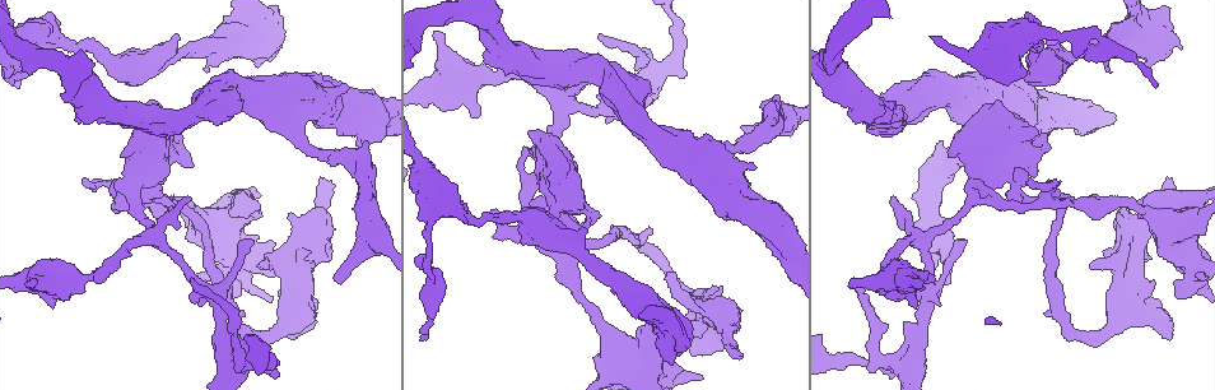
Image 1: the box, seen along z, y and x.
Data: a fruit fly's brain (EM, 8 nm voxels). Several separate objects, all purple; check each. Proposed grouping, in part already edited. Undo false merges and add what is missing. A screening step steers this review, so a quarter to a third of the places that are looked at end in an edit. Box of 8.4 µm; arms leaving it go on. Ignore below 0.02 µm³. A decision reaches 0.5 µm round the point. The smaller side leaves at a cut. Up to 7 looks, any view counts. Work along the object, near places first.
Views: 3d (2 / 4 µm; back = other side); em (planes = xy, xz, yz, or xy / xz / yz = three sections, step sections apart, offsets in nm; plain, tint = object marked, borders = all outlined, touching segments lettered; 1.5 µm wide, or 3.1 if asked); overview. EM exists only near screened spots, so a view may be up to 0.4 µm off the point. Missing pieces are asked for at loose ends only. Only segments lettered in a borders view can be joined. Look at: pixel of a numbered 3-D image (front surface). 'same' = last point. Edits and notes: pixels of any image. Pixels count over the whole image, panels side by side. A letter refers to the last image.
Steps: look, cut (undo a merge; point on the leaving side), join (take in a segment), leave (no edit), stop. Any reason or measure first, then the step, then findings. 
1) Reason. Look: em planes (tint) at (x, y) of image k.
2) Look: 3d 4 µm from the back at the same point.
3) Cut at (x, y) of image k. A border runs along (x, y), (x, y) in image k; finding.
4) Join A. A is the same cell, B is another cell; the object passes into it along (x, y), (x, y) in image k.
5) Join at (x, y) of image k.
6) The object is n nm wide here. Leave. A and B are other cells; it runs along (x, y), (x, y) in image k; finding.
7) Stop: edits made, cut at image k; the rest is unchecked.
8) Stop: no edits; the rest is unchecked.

Stops while still wide. Look: 3d 4 µm from the back at (598, 216) of image 1.

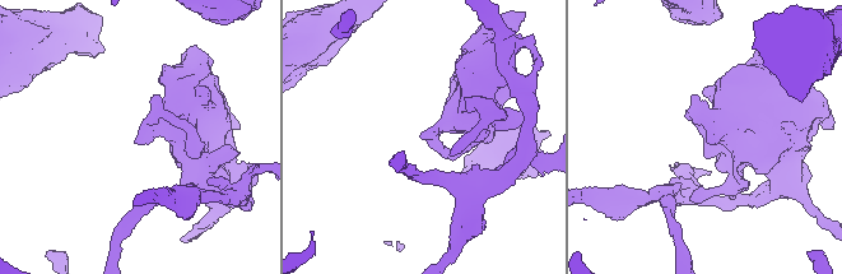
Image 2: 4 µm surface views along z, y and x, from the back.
Look: em planes (borders) at (709, 143) of image 2.

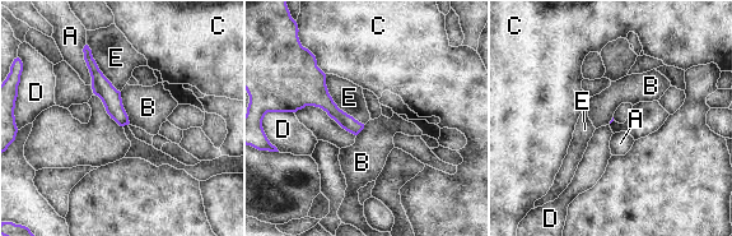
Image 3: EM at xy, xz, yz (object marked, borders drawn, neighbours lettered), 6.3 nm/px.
Leave. A, B, C, D and E are other cells; none of them fits.

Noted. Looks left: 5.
Free end. Look: em planes (borders) at (583, 228) of image 1.

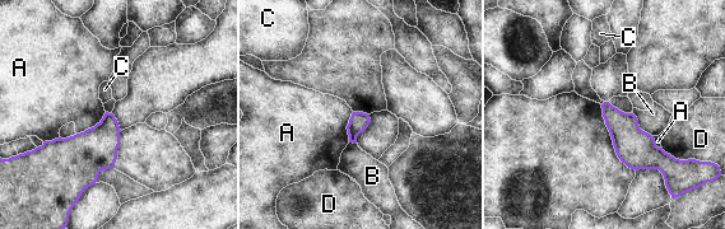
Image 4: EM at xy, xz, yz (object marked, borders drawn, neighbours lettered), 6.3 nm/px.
The longest contact is with A, 240 nm. Leave. A, B, C and D are other cells; a border runs along (106, 112), (93, 126), (77, 134) in image 4; none of them fits.

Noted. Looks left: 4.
Free end. Look: 3d 4 µm at (747, 133) of image 1.

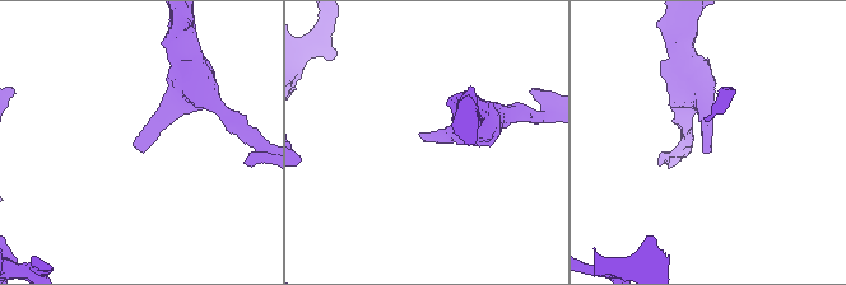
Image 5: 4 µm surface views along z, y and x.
Look: em planes (tint) at (141, 150) of image 5.

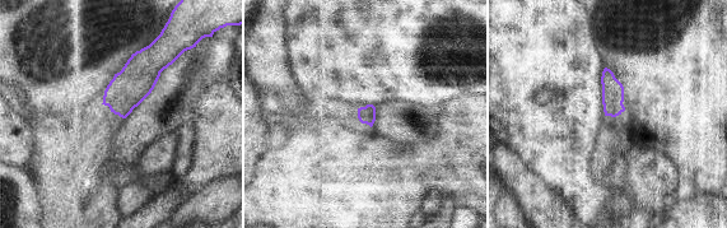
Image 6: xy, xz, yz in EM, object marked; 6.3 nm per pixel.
See the neighbours. Look: em planes (borders) at the same point.

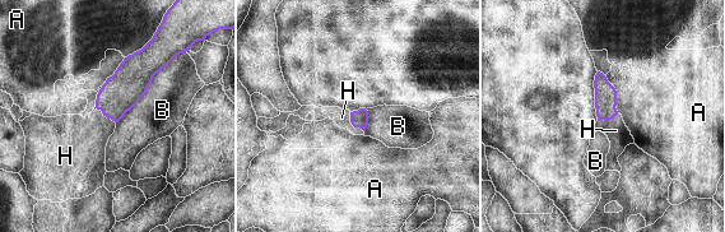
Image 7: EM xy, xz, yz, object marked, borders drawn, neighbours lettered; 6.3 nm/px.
Join H. H is the same cell, A and B are other cells; the object passes into it along (359, 119), (352, 124), (342, 117) in image 7; the neuron continues.

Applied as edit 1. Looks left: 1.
Stop: edits made, join at image 7; the rest is unchecked.

